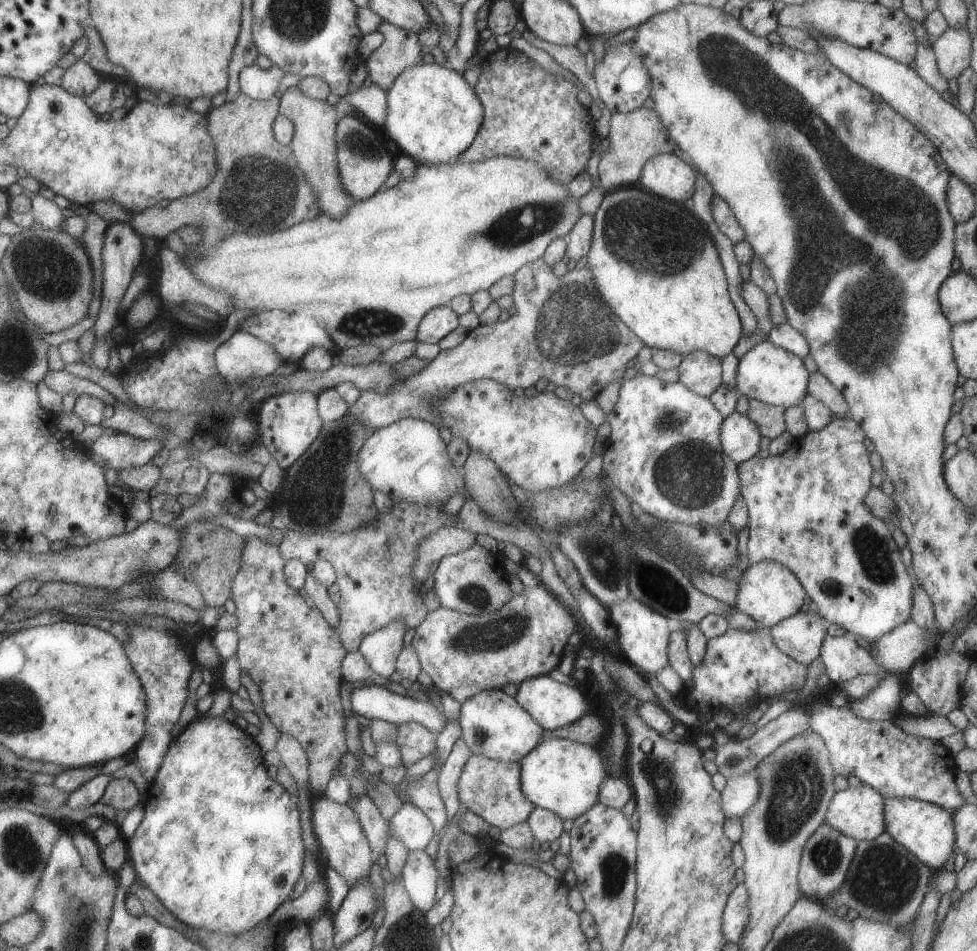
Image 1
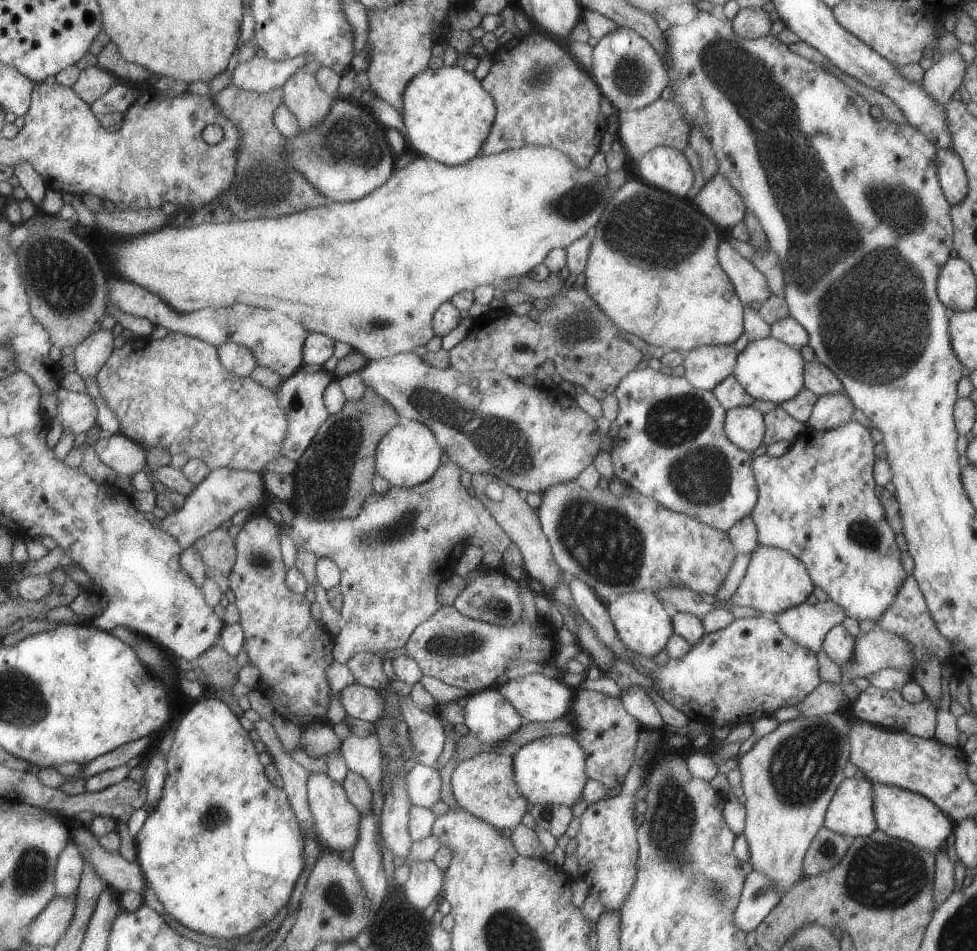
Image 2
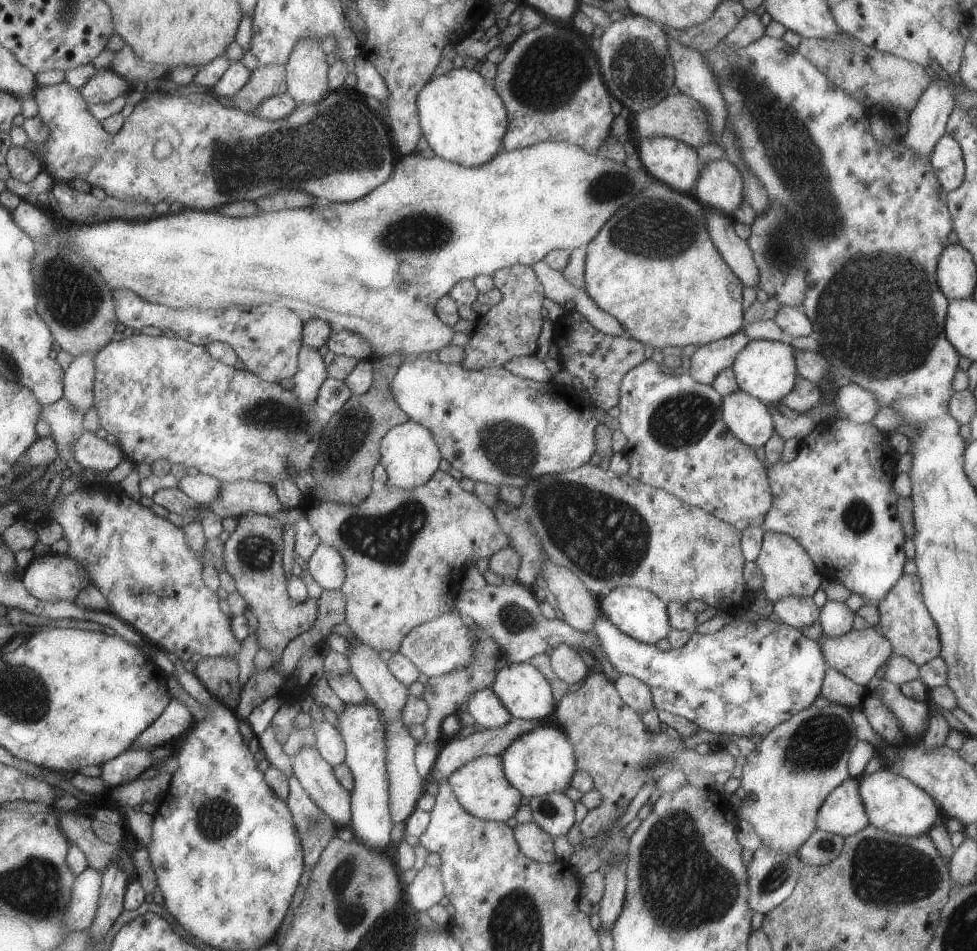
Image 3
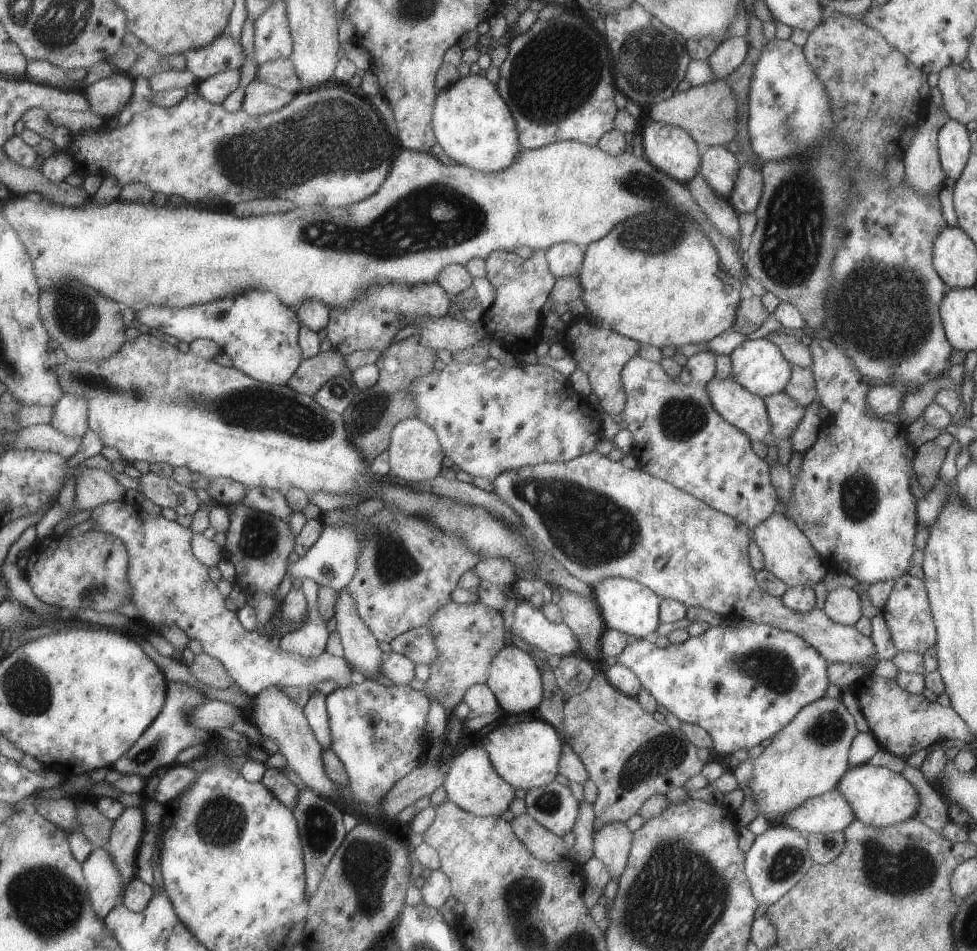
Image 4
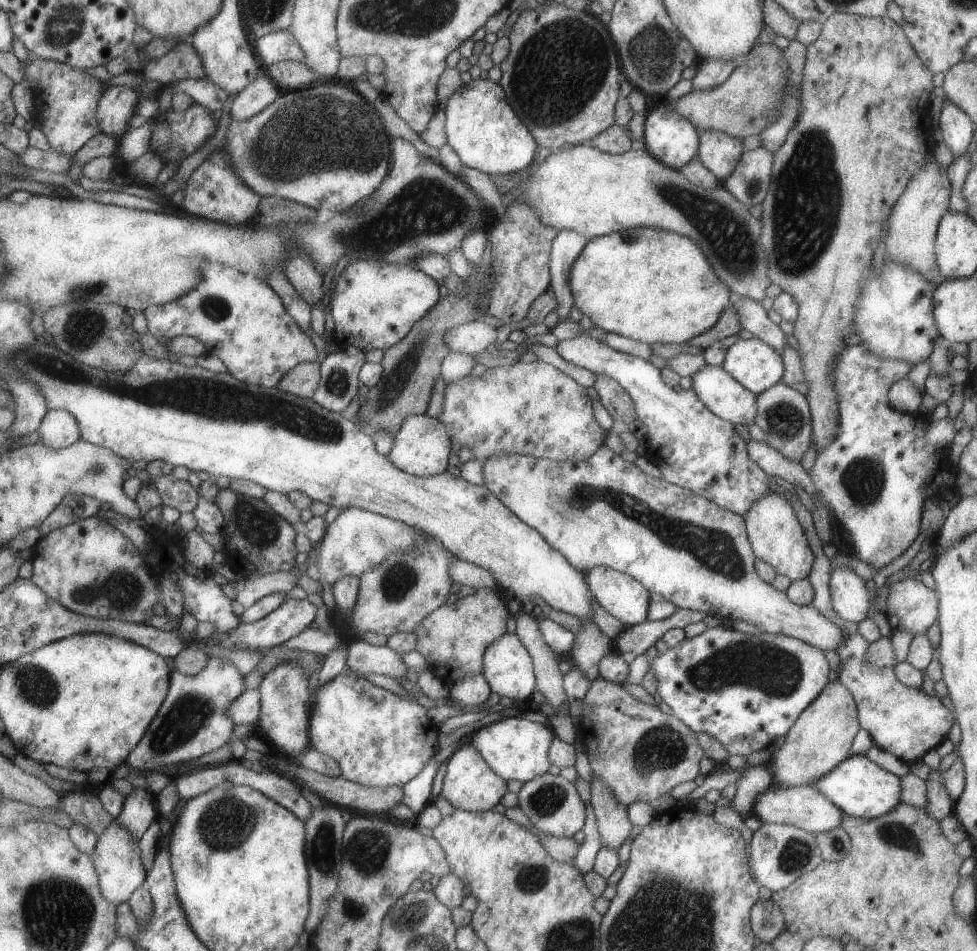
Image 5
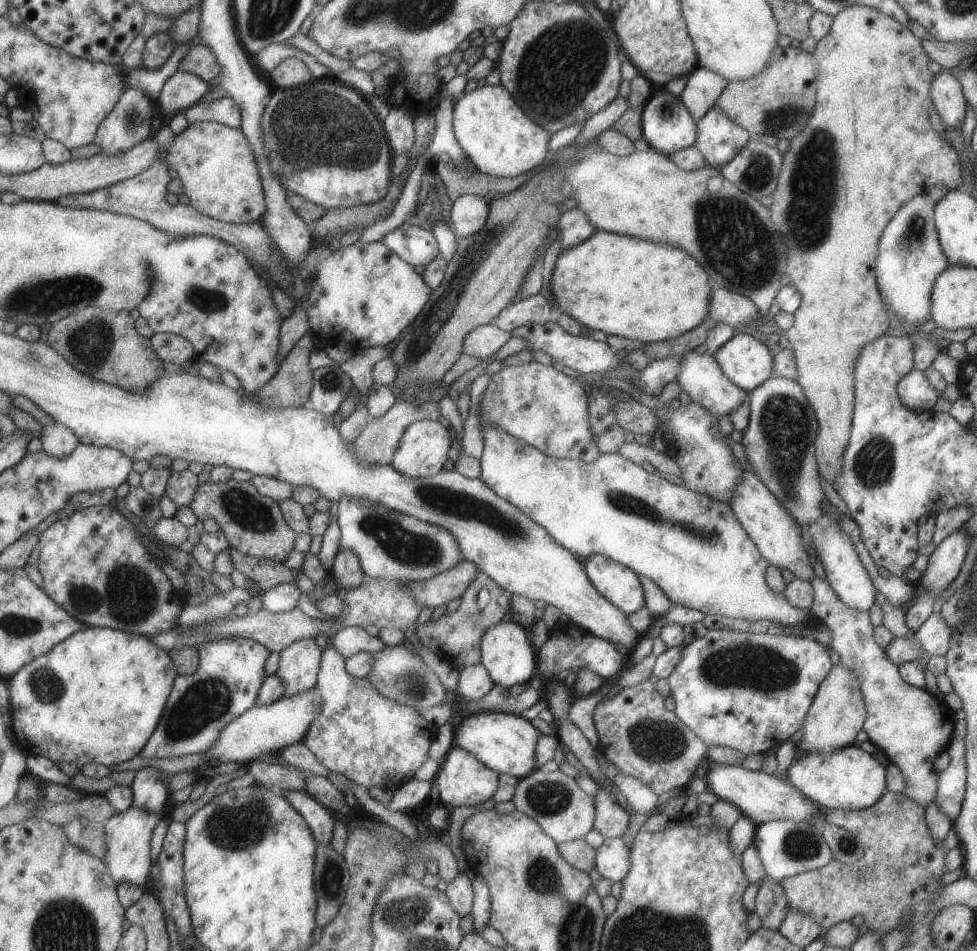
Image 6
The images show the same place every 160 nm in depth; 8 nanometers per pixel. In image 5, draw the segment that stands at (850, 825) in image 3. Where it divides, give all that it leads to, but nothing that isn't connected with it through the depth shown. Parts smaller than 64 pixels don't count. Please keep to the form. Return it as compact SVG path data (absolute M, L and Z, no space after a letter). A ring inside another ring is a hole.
M773 784L755 794L752 802L752 815L761 823L779 823L796 826L810 833L818 833L839 826L843 812L811 785L777 787Z

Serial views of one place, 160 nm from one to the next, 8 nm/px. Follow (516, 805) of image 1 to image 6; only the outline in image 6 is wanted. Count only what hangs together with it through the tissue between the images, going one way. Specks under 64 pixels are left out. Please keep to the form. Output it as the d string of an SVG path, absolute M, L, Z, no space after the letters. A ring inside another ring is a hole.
M453 746L449 748L439 770L435 775L435 784L438 788L438 798L441 804L450 809L457 806L473 806L491 798L493 791L498 787L497 775L494 770L487 768L466 750Z

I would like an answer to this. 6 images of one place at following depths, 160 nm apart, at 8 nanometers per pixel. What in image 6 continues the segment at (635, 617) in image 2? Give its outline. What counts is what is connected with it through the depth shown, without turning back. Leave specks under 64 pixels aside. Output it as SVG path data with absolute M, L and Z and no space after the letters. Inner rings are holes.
M602 554L584 558L583 568L593 588L628 615L644 605L642 584L631 569Z

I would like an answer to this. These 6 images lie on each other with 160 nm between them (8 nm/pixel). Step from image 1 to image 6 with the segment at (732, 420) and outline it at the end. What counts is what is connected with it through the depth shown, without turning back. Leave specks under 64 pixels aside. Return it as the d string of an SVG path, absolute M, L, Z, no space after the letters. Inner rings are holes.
M687 351L679 358L675 382L680 386L680 390L686 392L691 401L708 410L714 417L724 414L728 416L734 408L747 400L747 392L725 378L723 371L710 354Z

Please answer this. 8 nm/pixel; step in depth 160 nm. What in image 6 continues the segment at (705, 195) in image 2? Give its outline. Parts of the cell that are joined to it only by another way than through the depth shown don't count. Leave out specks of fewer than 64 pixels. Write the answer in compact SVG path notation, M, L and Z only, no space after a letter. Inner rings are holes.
M713 105L696 122L694 145L707 165L721 168L745 146L750 137L744 128L732 123L721 109Z

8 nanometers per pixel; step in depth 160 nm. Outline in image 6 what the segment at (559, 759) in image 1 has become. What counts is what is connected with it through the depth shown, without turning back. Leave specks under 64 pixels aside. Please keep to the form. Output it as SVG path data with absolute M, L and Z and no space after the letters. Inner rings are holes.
M479 711L463 716L454 731L455 746L472 754L479 762L496 773L509 774L518 780L534 768L534 748L540 733L521 715L501 711Z

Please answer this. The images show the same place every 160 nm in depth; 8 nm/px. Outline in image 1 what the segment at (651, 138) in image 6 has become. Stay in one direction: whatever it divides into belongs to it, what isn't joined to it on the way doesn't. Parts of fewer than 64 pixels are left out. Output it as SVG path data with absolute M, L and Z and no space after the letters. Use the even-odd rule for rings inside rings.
M663 153L646 160L638 180L647 192L681 204L692 197L695 177L689 160Z

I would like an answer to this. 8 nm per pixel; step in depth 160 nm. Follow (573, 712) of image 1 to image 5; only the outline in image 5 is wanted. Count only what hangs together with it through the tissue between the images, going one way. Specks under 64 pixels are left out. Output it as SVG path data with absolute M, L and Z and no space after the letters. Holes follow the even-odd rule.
M505 632L486 646L482 654L481 673L489 685L490 692L496 692L500 697L507 696L512 701L525 701L536 689L531 657L515 633Z

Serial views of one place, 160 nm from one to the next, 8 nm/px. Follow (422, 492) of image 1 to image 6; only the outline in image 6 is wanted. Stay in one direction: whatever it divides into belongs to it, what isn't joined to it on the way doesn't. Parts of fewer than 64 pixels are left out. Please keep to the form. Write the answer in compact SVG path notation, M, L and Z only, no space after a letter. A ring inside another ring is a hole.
M438 421L412 422L398 440L398 446L392 456L390 465L399 474L414 479L430 477L437 474L447 462L447 450L451 444L449 431Z

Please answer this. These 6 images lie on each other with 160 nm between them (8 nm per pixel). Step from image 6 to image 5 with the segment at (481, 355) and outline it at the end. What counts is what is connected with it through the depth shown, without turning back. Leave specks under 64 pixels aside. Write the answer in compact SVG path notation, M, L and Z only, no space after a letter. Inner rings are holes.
M482 318L475 319L446 330L444 341L450 351L476 355L495 344L496 329L487 325Z

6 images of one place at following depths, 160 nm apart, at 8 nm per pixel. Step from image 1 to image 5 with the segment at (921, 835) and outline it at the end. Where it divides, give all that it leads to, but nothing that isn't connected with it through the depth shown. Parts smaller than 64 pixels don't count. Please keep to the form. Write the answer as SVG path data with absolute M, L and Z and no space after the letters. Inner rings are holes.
M849 755L822 777L817 777L811 786L815 787L831 804L843 814L872 819L894 809L900 800L900 782L898 777L880 768L865 755Z

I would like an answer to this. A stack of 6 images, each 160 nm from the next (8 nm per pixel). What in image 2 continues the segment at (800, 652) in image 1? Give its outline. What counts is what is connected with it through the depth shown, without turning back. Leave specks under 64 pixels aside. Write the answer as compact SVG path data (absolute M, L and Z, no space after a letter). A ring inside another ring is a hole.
M829 599L825 602L793 606L773 618L779 630L795 643L795 646L817 654L822 649L825 634L833 626L843 622L846 616Z

